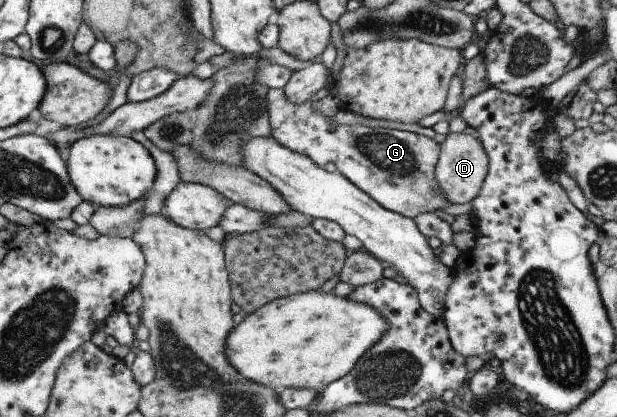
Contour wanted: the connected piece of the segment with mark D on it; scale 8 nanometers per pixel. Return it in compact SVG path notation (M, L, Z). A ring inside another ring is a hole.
M452 132L446 135L441 143L441 154L436 174L448 202L452 204L470 204L473 202L472 200L481 193L489 168L490 156L486 154L486 148L482 146L478 136L462 132Z

